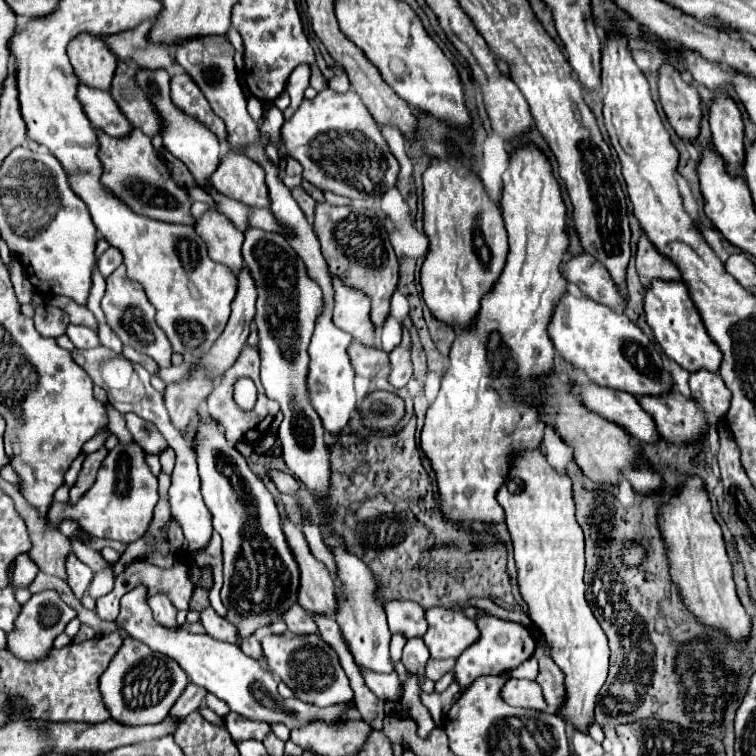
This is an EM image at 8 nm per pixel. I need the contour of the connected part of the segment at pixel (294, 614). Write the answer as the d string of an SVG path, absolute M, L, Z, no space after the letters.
M299 604L289 608L289 612L285 612L285 624L287 624L289 634L295 634L295 636L319 634L315 620L311 620L311 616Z

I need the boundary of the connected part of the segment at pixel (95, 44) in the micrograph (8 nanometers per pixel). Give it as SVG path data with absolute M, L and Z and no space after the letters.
M89 32L77 34L69 42L67 54L79 82L93 88L109 90L117 58L109 50L103 36L95 36Z

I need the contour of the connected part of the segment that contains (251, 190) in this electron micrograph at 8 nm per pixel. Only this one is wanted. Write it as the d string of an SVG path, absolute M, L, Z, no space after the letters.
M223 154L217 170L207 178L205 186L245 206L269 206L265 172L257 162L249 160L243 154Z

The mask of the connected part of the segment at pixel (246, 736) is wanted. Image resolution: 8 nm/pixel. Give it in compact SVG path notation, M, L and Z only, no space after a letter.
M229 712L225 716L225 726L227 726L227 730L229 730L229 734L233 736L235 742L243 742L243 740L259 740L259 742L263 742L263 738L271 732L269 724L245 720L243 716L239 716L235 712Z

